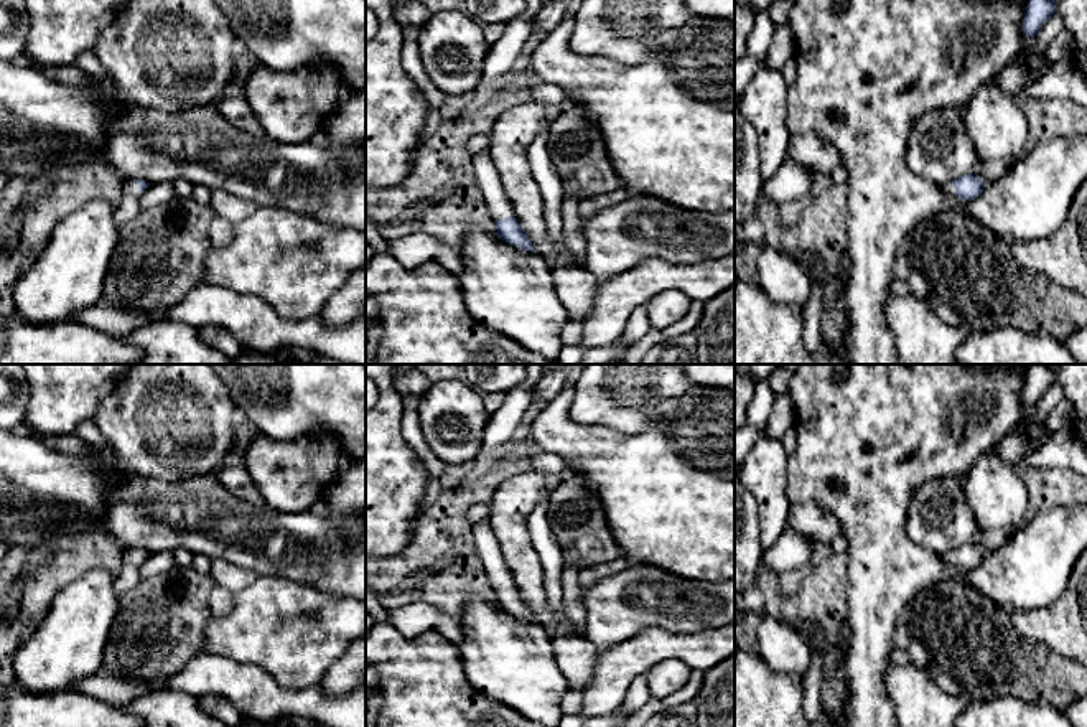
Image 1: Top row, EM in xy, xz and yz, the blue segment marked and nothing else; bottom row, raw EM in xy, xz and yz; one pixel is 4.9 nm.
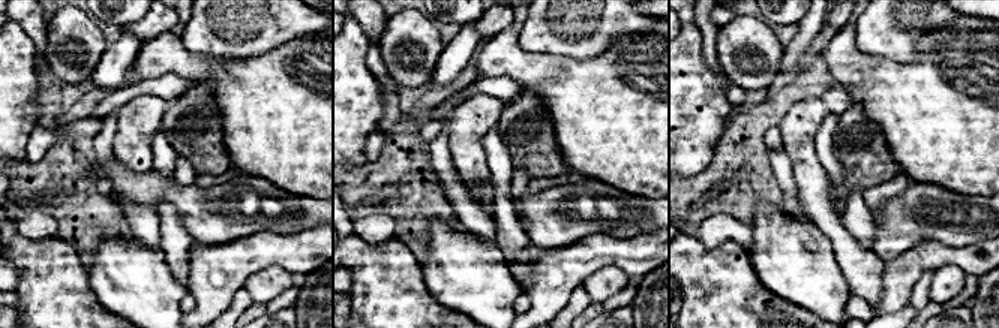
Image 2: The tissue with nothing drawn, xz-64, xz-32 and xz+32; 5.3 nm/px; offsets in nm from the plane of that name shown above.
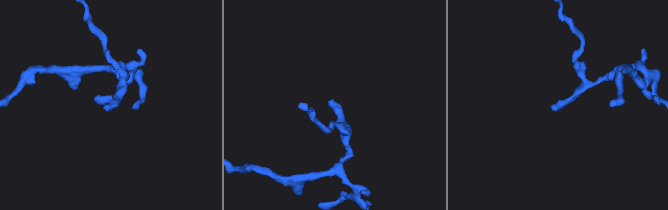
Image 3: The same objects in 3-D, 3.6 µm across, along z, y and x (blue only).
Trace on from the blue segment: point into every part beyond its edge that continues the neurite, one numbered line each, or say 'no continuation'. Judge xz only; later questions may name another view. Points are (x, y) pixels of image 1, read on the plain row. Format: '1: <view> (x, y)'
1: xz (489, 553)

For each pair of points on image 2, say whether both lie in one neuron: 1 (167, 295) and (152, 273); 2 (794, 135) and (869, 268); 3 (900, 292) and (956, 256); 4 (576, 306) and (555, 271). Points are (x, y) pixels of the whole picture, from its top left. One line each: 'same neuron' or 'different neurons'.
1: same neuron
2: same neuron
3: same neuron
4: different neurons

